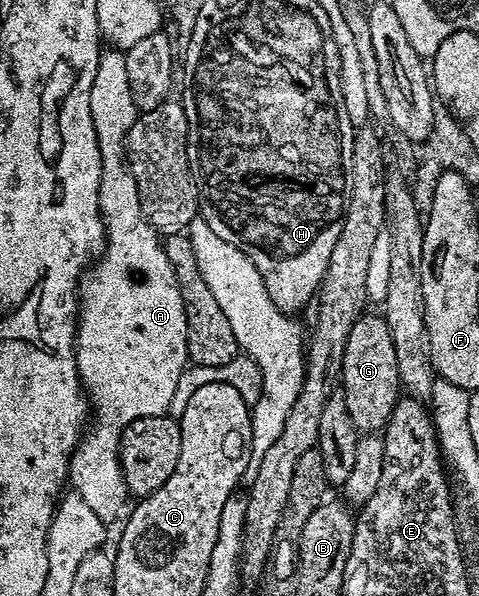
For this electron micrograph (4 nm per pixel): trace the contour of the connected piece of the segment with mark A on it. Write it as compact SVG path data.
M111 47L99 51L96 78L92 78L92 94L88 94L88 106L92 106L92 126L96 126L96 142L102 155L100 210L102 222L106 226L106 238L100 255L80 281L80 307L78 331L74 333L74 357L93 416L88 431L70 455L68 484L72 491L84 498L84 502L96 513L96 518L110 526L113 525L113 520L118 515L121 517L128 508L126 483L118 461L118 445L122 442L122 431L133 420L139 420L142 416L165 416L169 413L172 394L176 394L176 382L180 382L183 372L188 367L186 315L184 302L180 298L180 286L172 270L172 262L168 262L168 254L164 254L159 233L141 212L136 178L133 177L125 156L126 132L131 130L139 116L136 102L132 102L132 90L128 90L128 62L125 51Z

